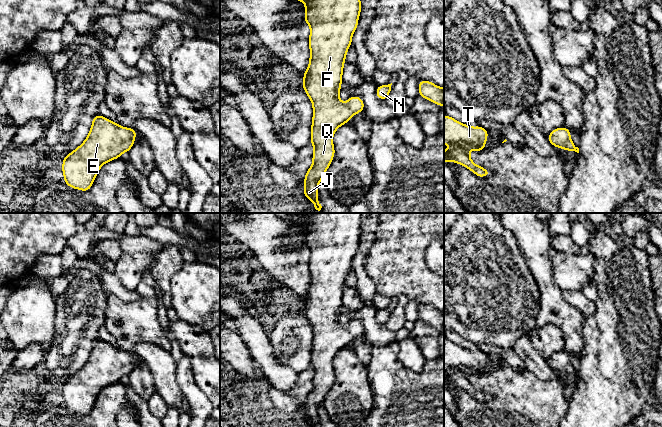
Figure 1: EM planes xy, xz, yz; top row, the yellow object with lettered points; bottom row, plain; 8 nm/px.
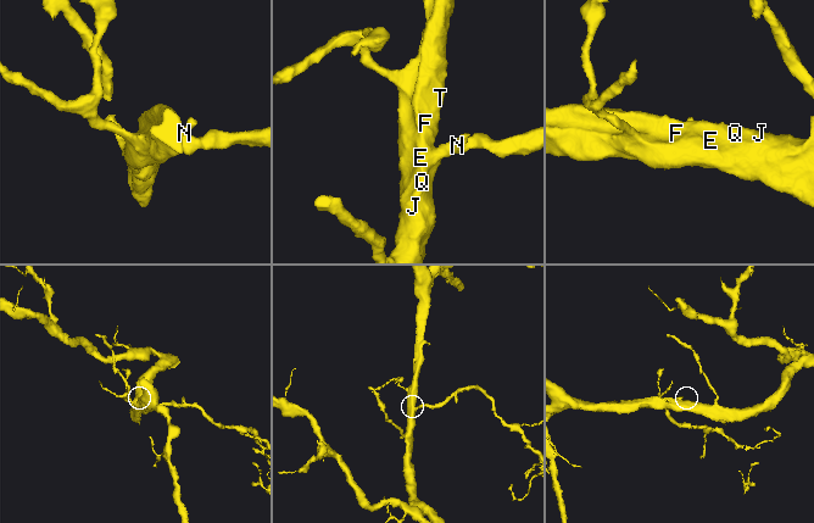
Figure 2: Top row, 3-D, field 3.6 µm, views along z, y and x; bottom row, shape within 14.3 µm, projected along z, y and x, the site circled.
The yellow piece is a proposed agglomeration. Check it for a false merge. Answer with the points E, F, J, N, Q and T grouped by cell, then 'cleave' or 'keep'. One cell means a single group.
groups E F J N Q T; keep

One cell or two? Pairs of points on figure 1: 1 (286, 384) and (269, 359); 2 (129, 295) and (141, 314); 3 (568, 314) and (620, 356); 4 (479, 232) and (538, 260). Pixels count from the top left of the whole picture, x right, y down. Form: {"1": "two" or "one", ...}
{"1": "one", "2": "two", "3": "two", "4": "two"}

